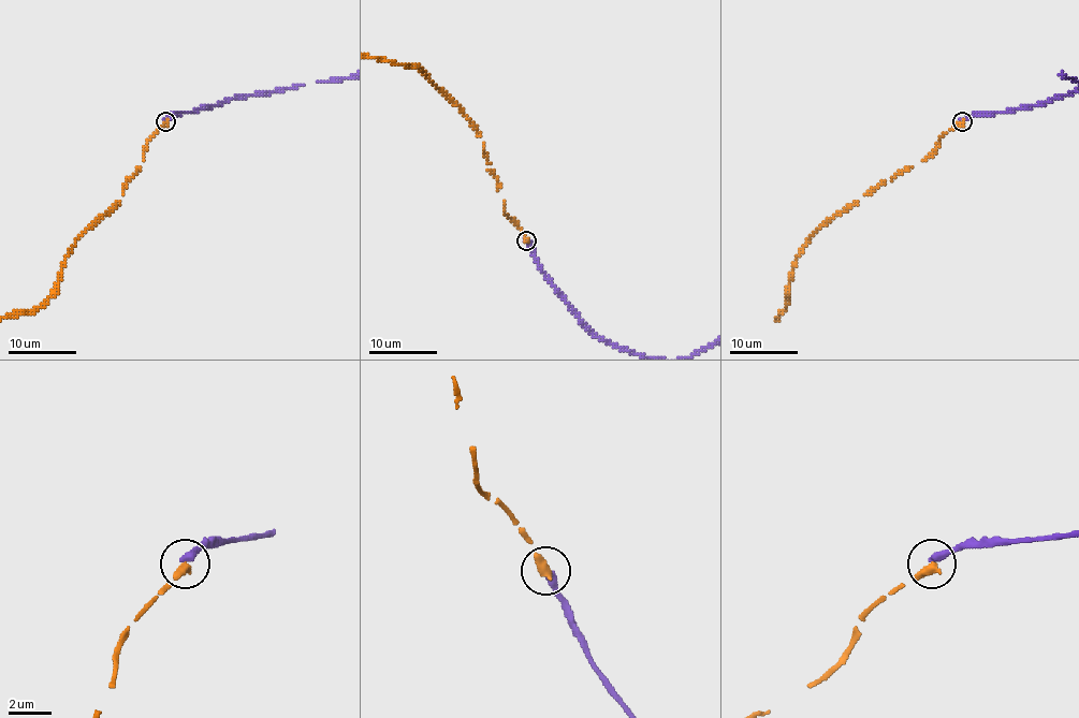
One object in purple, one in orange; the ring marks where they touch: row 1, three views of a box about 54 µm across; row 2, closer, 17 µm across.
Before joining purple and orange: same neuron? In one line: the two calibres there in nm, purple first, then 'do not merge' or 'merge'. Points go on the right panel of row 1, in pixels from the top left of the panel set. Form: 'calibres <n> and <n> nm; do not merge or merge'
calibres 380 and 440 nm; do not merge

